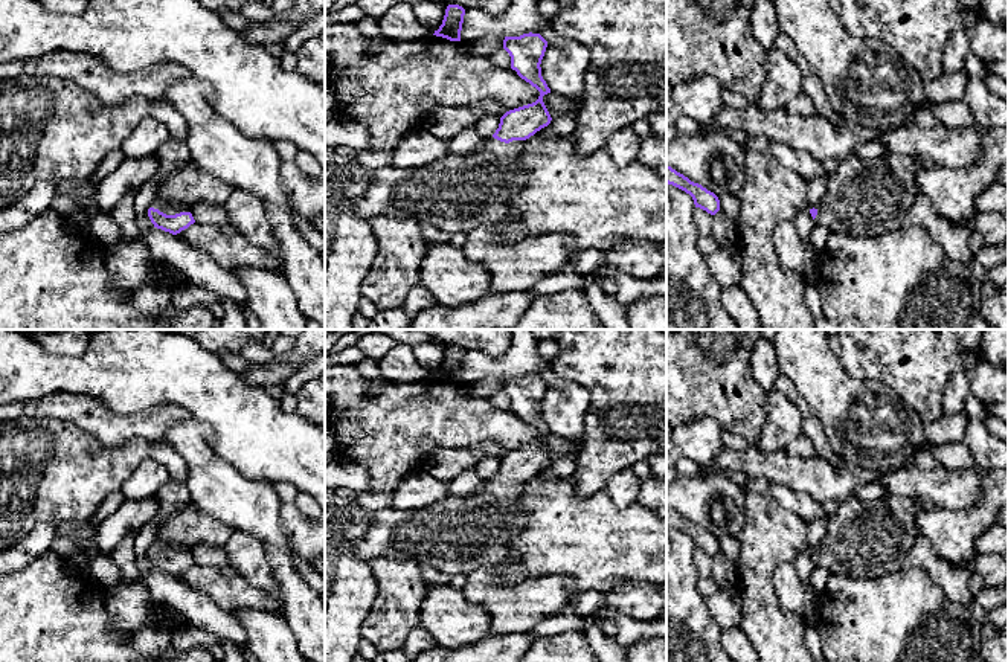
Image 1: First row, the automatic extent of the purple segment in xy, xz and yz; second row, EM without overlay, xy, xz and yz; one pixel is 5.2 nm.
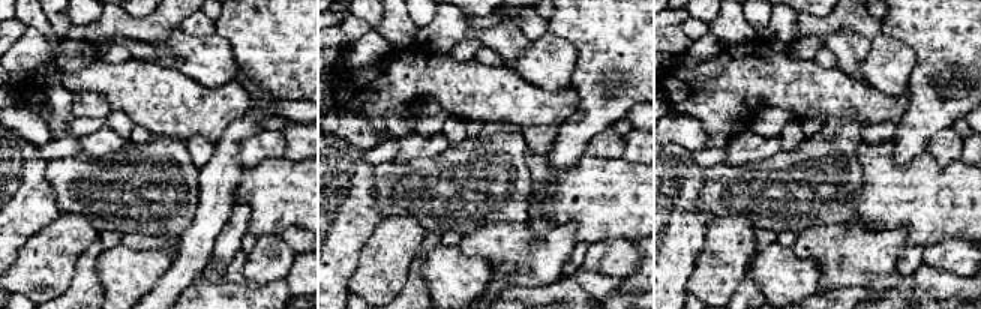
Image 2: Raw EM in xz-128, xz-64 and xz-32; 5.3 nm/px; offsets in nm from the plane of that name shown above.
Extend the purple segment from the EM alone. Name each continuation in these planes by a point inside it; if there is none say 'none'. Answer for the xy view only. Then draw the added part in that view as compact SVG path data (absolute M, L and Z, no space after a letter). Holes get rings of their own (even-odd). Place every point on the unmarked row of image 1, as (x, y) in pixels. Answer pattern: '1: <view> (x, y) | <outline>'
1: xy (165, 549) | M154 541L149 549L159 551L160 554L163 554L166 557L175 557L180 554L191 554L189 549L172 549L171 546L159 543L159 541Z

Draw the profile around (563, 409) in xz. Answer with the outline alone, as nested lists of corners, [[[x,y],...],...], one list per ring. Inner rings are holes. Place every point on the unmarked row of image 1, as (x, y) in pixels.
[[[554,377],[541,401],[541,418],[551,433],[578,444],[586,444],[584,416],[590,403],[587,389],[572,380]]]

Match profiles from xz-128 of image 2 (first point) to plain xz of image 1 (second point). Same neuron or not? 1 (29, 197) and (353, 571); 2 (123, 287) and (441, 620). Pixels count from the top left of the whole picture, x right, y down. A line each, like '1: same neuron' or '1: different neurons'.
1: same neuron
2: same neuron

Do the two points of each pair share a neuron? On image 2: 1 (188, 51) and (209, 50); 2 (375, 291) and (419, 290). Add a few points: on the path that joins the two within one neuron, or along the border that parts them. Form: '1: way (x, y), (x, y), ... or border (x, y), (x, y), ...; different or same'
1: way (192, 51), (204, 51); same
2: border (414, 257), (407, 282), (396, 293); different

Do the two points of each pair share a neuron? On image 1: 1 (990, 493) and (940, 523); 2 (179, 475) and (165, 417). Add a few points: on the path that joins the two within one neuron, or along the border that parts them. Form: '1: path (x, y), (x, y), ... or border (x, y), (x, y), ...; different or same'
1: path (982, 507), (966, 523), (953, 523); same
2: border (131, 441), (166, 444); different

